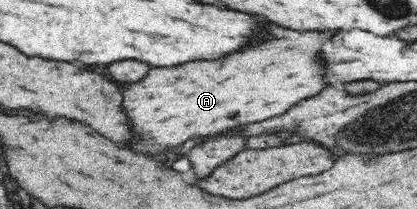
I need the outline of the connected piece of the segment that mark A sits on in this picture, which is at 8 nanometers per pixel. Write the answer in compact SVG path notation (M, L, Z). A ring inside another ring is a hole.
M276 27L276 41L252 47L238 57L192 65L180 69L150 69L148 77L128 85L122 93L122 111L130 125L128 149L148 155L166 155L186 141L208 137L244 123L258 123L284 115L298 101L320 93L322 77L314 51L324 35L314 31L282 31Z

